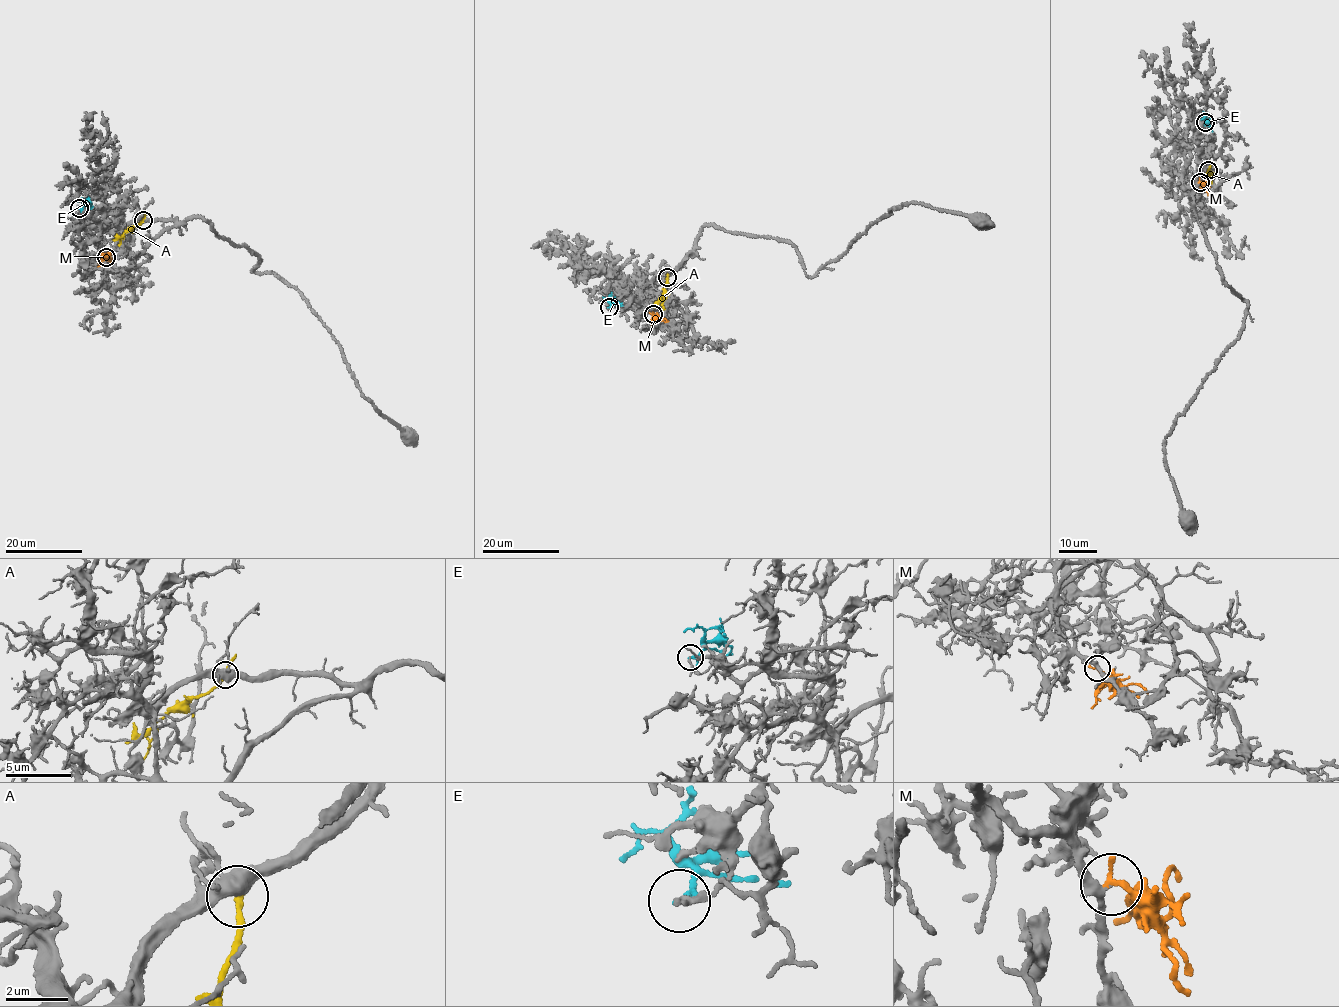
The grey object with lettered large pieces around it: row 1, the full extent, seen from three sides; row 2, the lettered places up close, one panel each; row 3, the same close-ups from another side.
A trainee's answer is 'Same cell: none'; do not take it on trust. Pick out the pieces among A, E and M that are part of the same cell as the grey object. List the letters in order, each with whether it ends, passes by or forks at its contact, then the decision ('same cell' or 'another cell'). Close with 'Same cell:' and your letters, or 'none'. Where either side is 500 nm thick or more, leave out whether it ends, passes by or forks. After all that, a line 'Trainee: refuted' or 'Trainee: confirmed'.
A: it passes by; another cell
E: it ends there; another cell
M: it ends there; same cell
Same cell: M
Trainee: refuted

